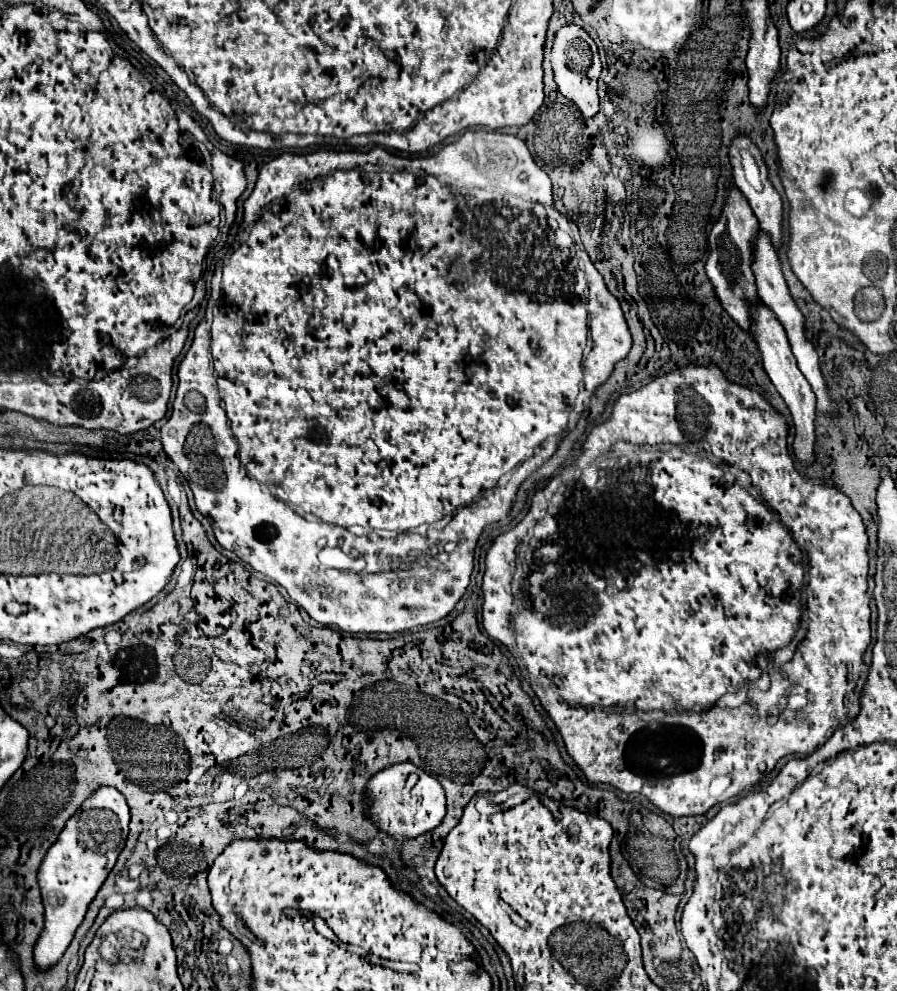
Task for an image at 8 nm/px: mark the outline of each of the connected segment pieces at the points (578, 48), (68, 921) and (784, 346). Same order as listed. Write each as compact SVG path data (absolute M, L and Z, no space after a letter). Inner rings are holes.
M575 24L563 26L555 34L551 64L553 64L555 82L557 82L559 92L579 108L583 118L593 118L599 112L597 80L599 80L599 74L601 74L601 60L599 60L597 44L593 42L593 38L583 28L575 26Z
M99 786L81 804L79 812L75 812L75 816L67 820L57 842L47 850L37 872L45 906L45 928L35 946L35 964L39 968L45 970L63 956L65 948L73 940L77 926L83 922L89 904L115 866L117 856L125 846L127 832L129 806L125 796L113 786Z
M759 300L759 304L755 304L755 316L751 316L751 332L755 336L755 342L761 350L763 356L763 368L769 374L771 382L775 384L777 392L783 396L783 400L787 402L793 422L795 422L795 442L793 442L793 450L795 456L805 462L811 464L813 462L813 442L815 442L815 434L813 434L813 420L815 420L815 394L807 382L807 378L799 372L797 368L797 360L791 352L791 344L787 340L787 334L781 328L783 324L779 324L777 316Z

